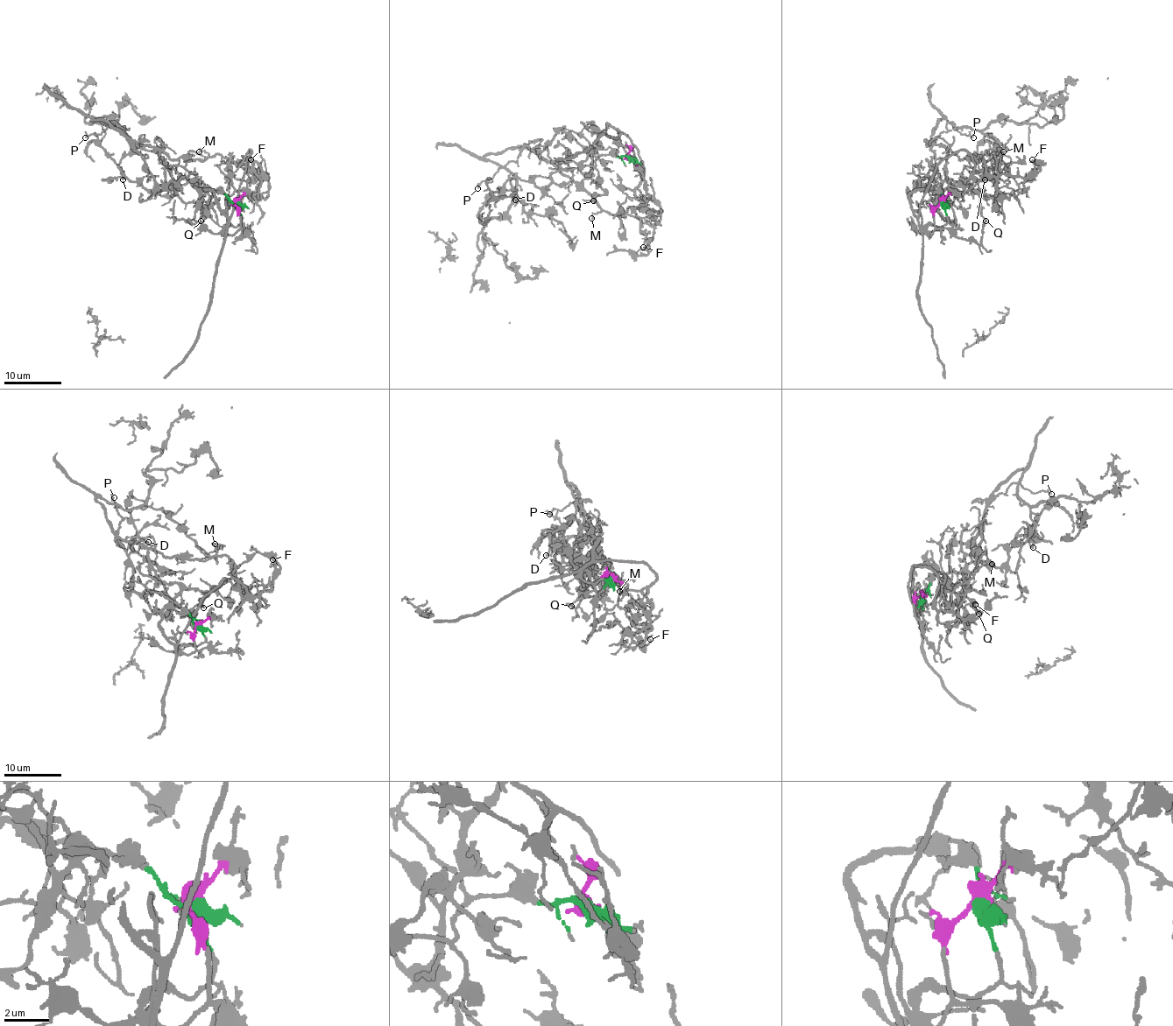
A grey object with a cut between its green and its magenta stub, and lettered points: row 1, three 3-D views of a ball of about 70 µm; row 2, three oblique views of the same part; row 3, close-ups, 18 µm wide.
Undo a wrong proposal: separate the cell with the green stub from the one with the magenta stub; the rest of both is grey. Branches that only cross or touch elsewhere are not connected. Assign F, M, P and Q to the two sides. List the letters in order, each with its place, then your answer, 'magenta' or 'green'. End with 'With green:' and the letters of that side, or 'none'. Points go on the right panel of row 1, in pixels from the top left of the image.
F: (1032, 159) | magenta
M: (1003, 151) | green
P: (973, 137) | green
Q: (985, 221) | magenta
With green: M, P

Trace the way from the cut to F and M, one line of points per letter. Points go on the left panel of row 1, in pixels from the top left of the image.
F: (236, 202), (240, 227), (229, 235), (250, 151), (243, 162), (255, 161), (268, 177), (257, 177), (250, 159)
M: (236, 202), (207, 190), (201, 202), (186, 202), (166, 181), (164, 152), (202, 161), (208, 153), (198, 152)

